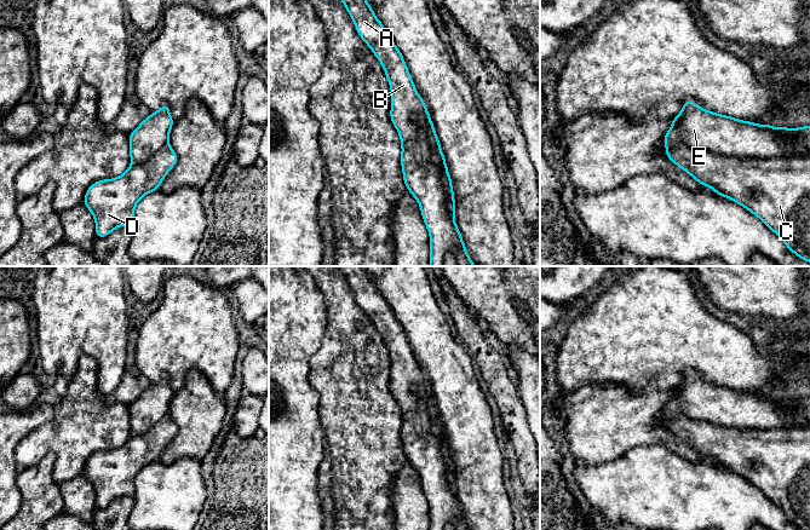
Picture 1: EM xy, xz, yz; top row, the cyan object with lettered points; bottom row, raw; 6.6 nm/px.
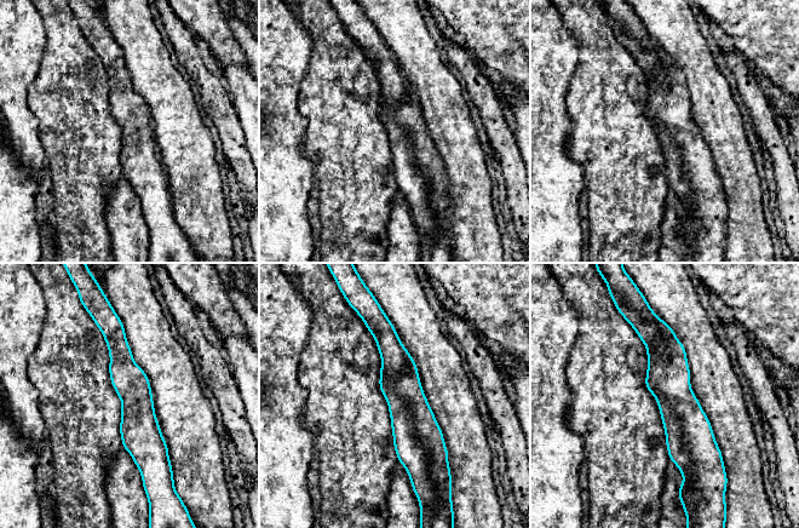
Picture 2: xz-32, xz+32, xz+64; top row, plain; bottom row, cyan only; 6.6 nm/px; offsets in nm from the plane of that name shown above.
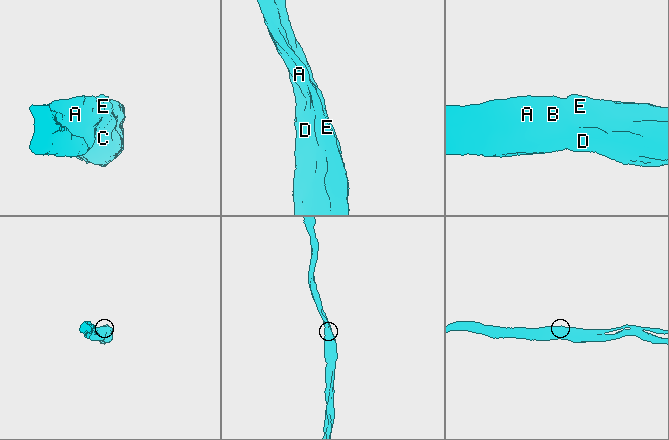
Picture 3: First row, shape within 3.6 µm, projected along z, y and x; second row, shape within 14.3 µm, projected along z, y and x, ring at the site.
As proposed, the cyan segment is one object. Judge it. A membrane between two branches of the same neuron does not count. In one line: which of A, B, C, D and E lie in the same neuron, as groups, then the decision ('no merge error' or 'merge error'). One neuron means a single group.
A B E / C D | merge error

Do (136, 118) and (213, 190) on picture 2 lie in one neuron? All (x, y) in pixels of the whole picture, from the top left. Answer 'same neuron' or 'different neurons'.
same neuron

